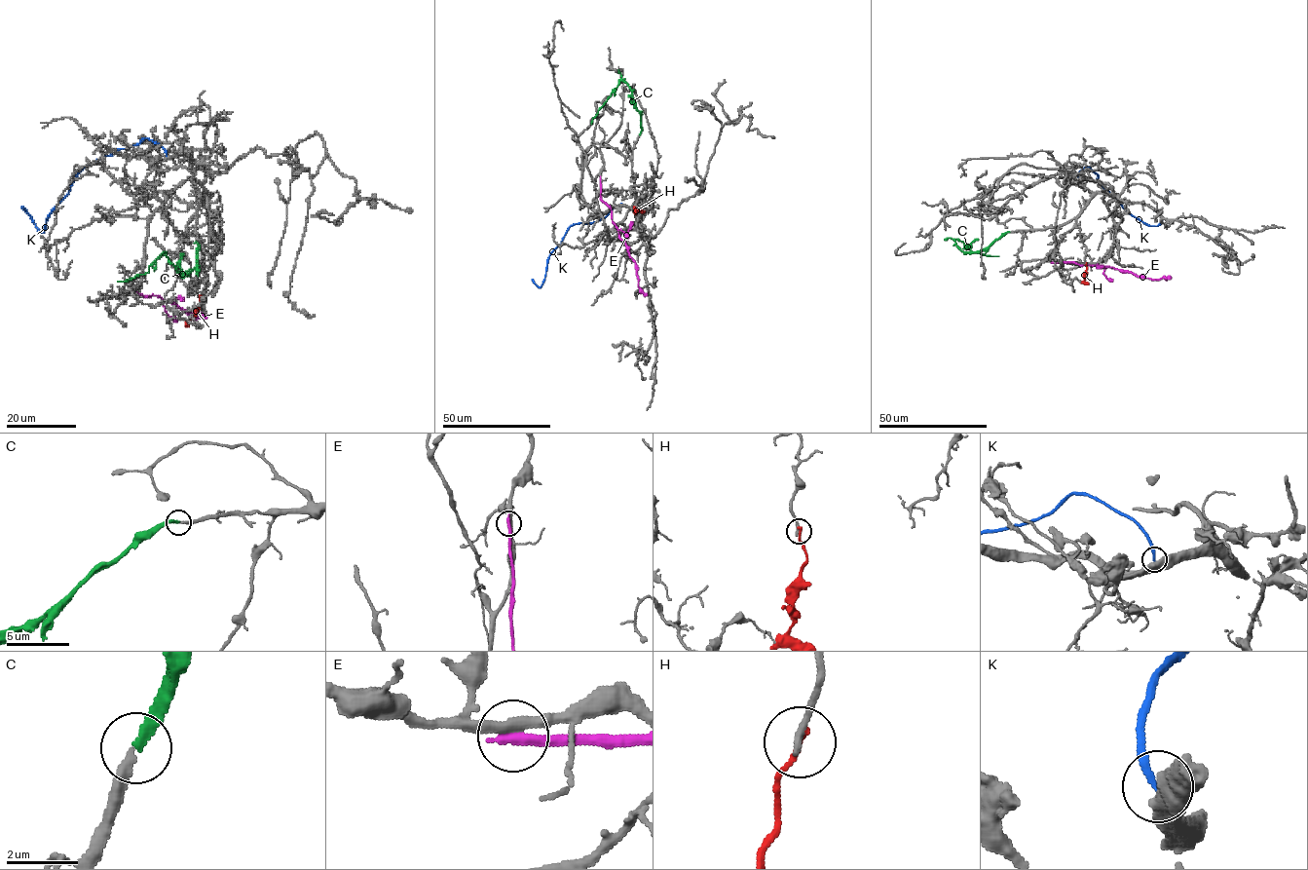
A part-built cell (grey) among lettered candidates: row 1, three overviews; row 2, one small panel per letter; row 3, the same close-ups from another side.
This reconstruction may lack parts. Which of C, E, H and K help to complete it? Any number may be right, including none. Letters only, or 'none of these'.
C

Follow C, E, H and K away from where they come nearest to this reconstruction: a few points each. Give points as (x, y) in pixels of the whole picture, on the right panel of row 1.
C: (1009, 232), (979, 251), (963, 252), (954, 241), (962, 241), (973, 252), (998, 256)
E: (1052, 262), (1102, 265), (1131, 272), (1138, 277), (1170, 279)
H: (1085, 263), (1084, 282), (1089, 283)
K: (1079, 179), (1078, 172), (1089, 168), (1129, 213), (1157, 226), (1162, 218), (1154, 209)

